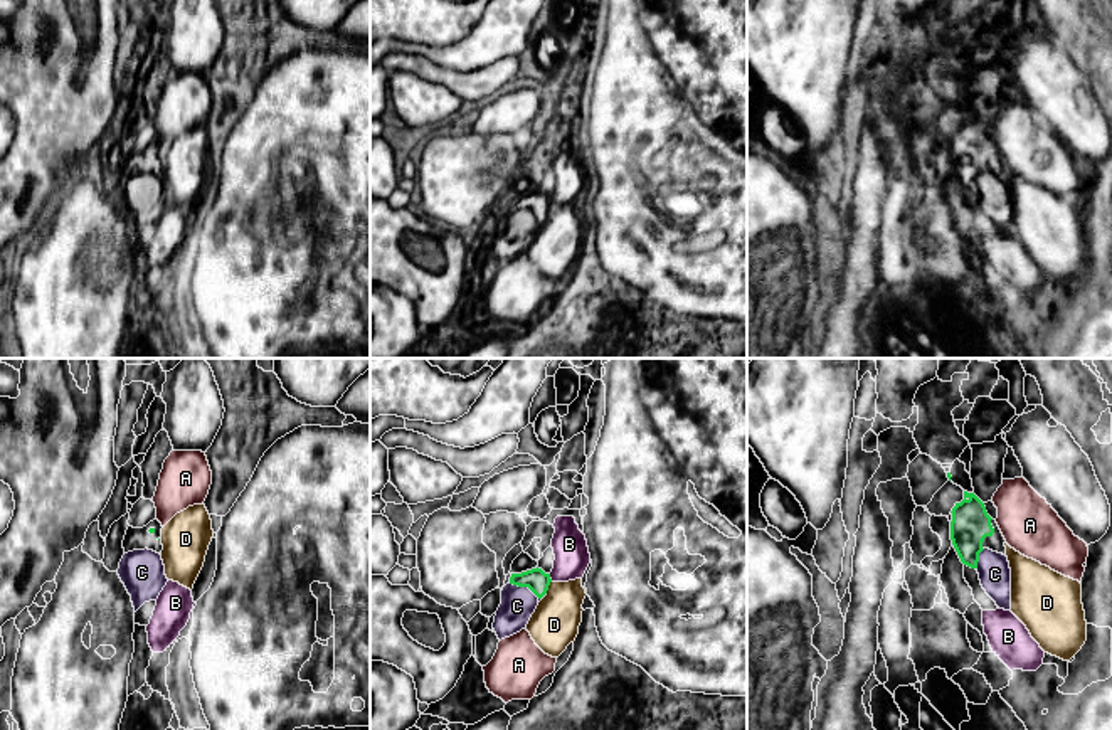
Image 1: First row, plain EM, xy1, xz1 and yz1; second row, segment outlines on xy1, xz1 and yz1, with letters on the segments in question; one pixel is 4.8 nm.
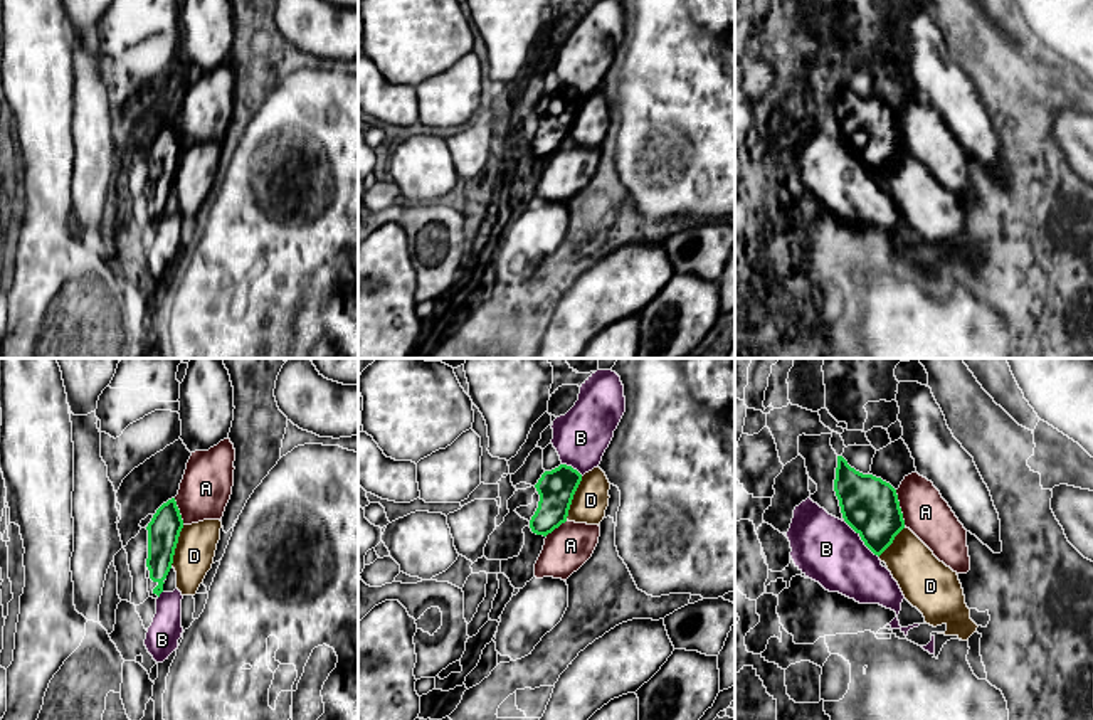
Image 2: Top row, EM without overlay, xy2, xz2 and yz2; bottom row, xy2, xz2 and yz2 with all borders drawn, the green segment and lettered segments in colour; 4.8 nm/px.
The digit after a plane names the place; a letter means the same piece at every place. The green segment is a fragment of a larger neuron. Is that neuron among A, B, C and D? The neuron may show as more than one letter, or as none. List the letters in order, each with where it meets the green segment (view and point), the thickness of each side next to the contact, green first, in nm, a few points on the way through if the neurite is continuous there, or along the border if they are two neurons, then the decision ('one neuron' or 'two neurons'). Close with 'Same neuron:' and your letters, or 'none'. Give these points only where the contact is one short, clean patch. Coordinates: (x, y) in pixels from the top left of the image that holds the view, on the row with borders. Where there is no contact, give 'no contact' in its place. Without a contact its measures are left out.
A: yz2 (900, 508) | 280/220 nm | two neurons
B: yz2 (861, 539) | 280/320 nm | two neurons
C: xz1 (524, 586) | 110/160 nm | across xz1 (537, 581), (524, 586), (517, 606) | one neuron
D: xz2 (572, 498) | 170/170 nm | two neurons
Same neuron: C

